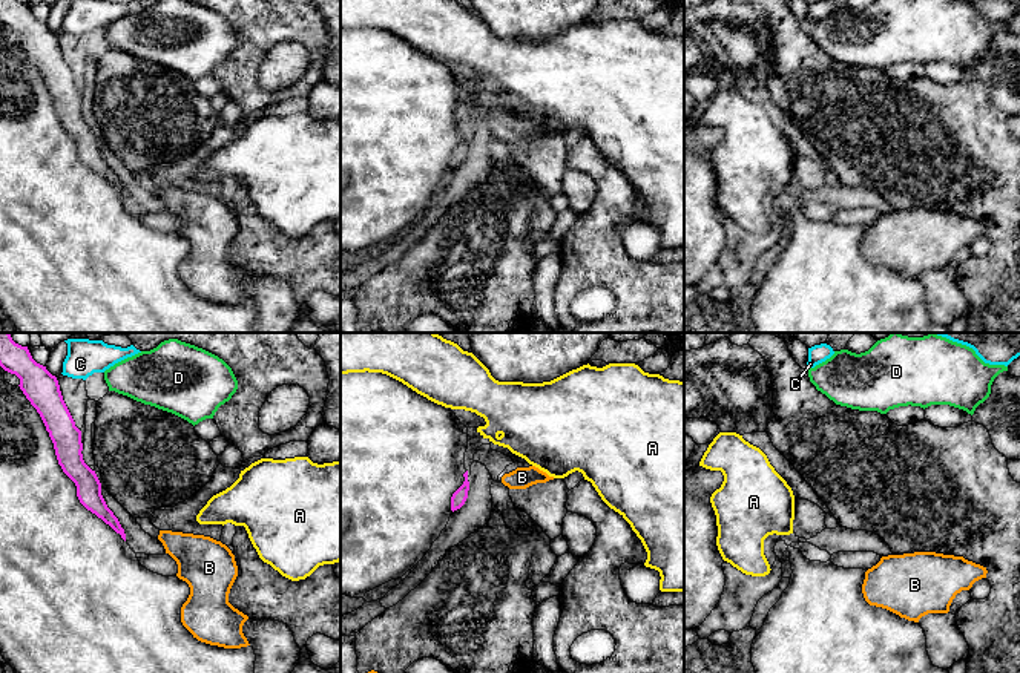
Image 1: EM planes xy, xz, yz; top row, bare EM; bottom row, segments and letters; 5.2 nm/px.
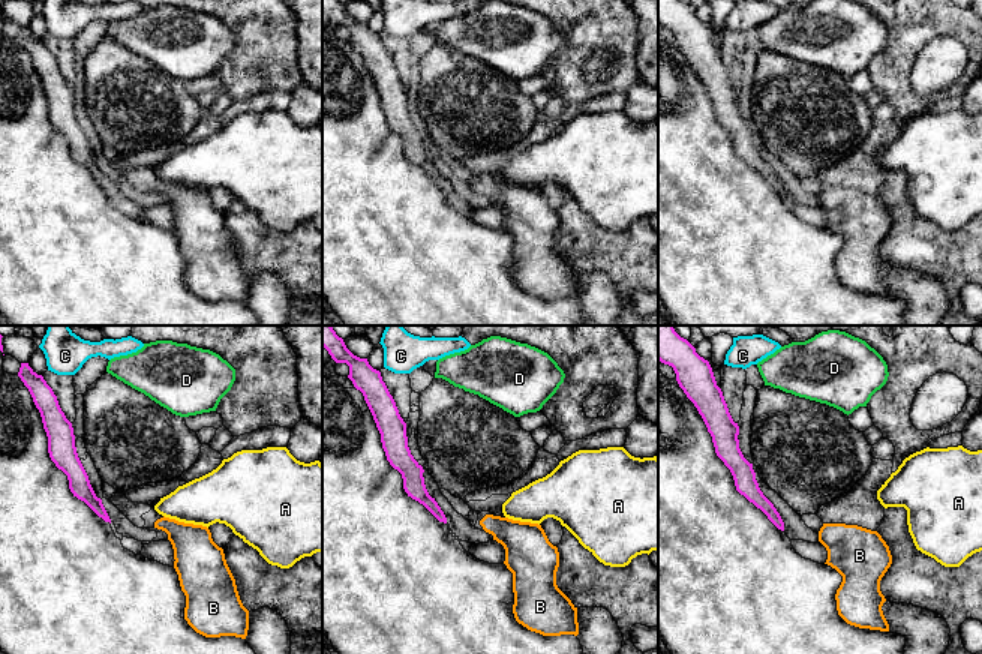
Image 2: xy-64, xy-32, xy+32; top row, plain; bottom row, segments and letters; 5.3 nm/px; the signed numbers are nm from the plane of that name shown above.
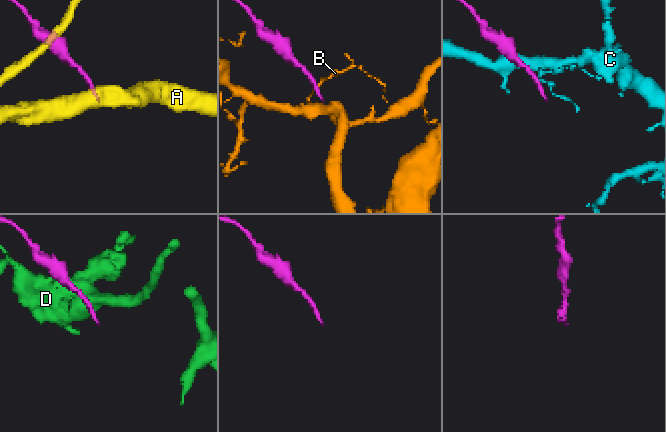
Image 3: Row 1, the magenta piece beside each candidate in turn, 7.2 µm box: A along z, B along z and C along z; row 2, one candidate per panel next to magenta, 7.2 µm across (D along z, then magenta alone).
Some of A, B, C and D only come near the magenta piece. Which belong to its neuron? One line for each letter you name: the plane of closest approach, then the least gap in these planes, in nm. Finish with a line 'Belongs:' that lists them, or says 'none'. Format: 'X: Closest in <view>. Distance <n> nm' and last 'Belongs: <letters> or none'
Belongs: none

